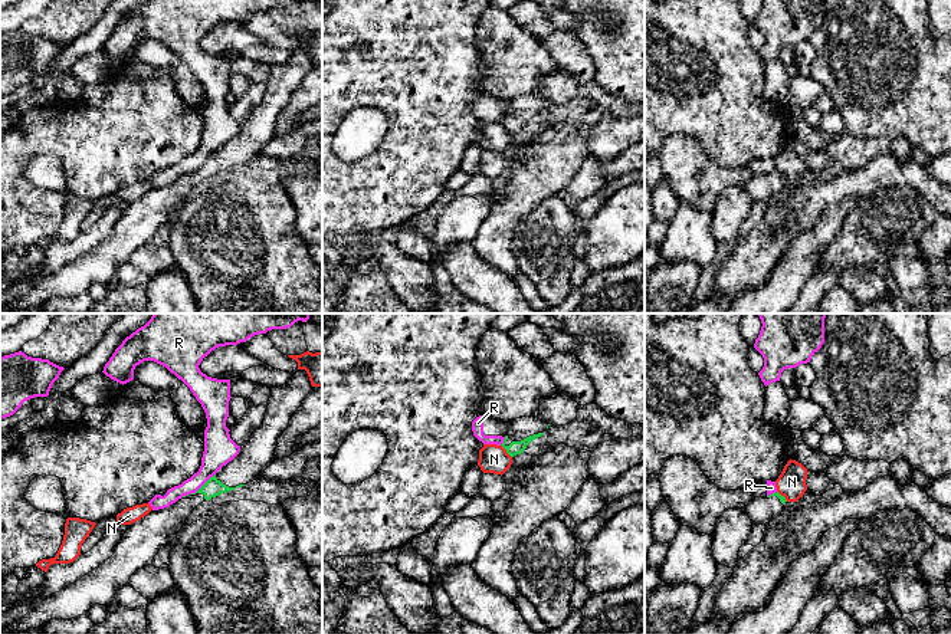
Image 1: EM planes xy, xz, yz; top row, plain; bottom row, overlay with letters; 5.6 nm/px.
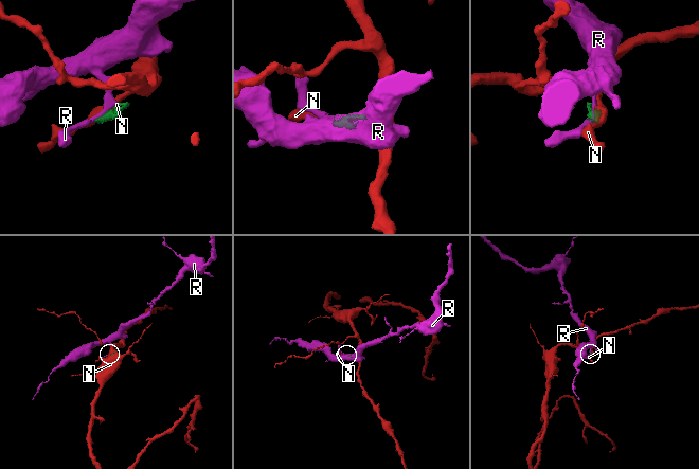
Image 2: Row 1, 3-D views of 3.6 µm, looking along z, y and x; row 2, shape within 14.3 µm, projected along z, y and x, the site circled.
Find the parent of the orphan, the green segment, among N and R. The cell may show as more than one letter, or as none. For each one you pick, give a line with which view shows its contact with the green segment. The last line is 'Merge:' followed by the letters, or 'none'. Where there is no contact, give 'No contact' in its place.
Merge: none

